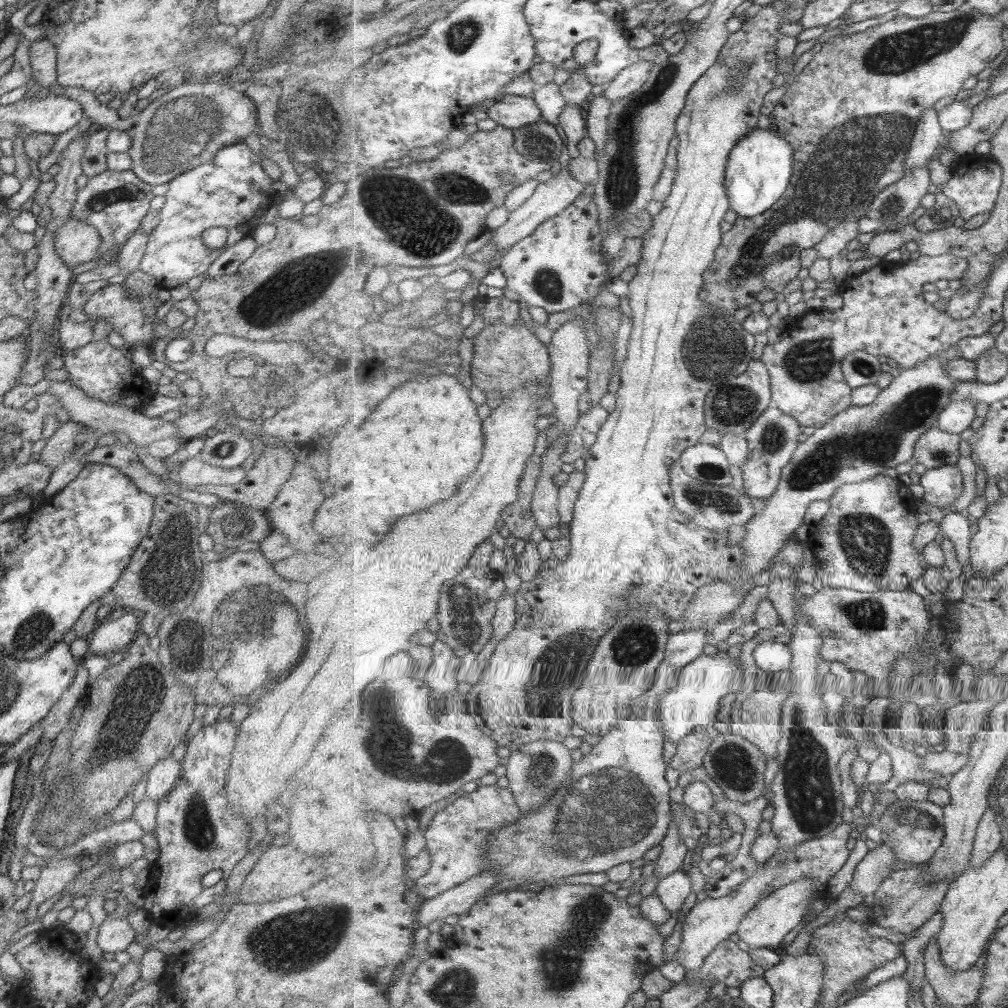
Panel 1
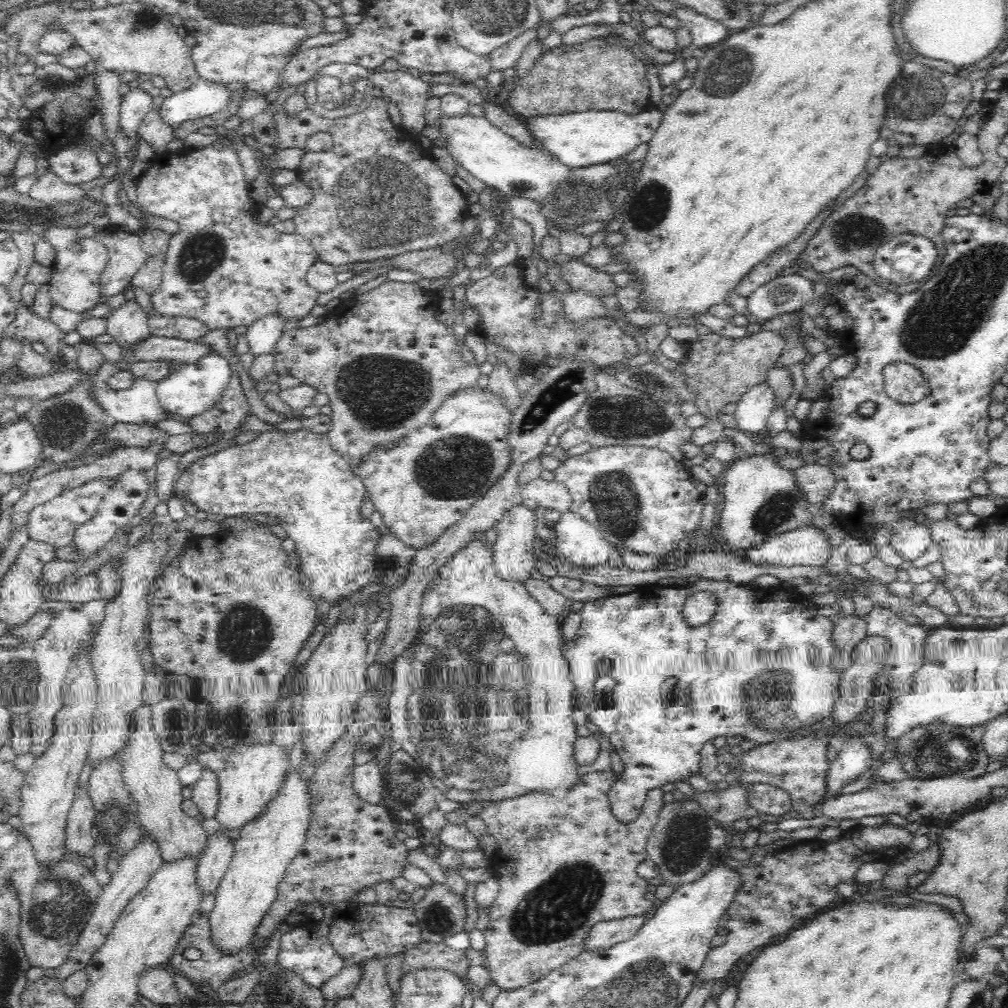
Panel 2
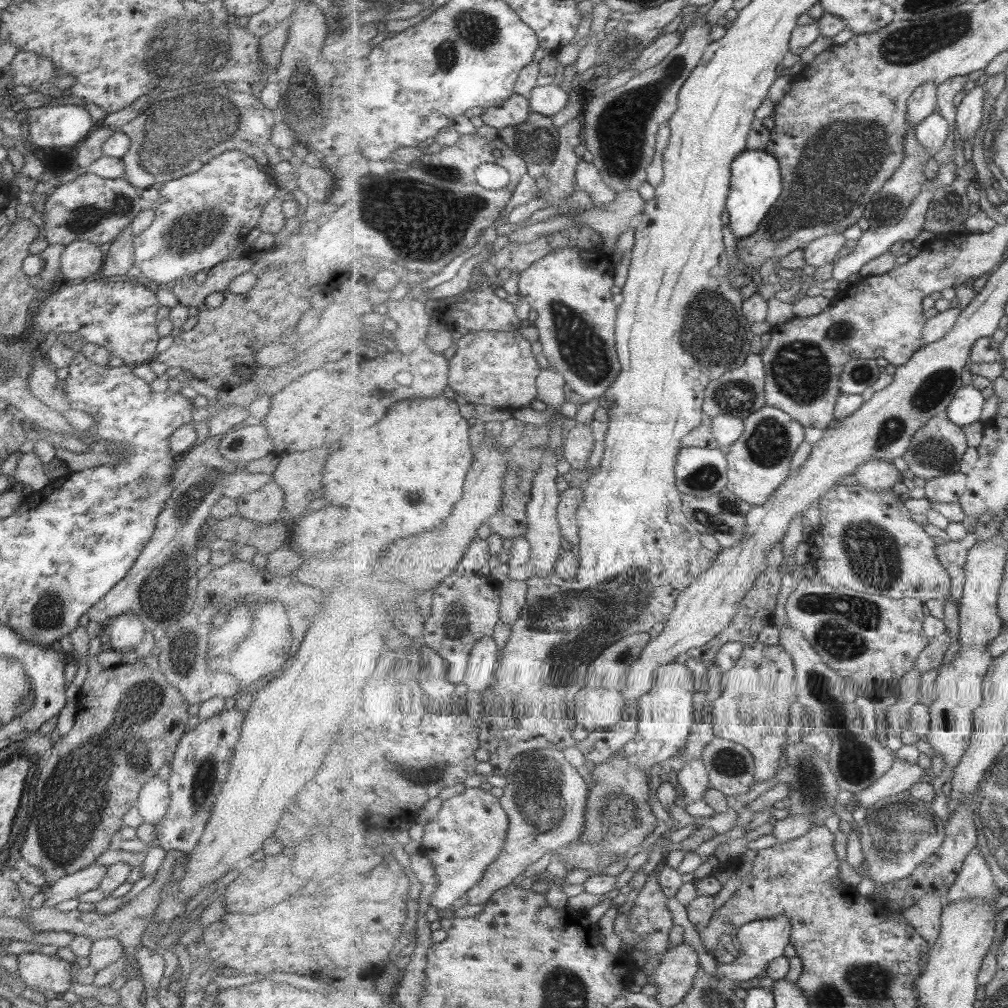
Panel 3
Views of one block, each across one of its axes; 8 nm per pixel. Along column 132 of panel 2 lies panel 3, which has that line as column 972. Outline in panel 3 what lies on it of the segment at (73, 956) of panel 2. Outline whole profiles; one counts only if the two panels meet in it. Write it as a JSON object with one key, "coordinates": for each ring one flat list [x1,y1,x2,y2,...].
{"coordinates":[[977,846,968,852,964,867,944,899,944,904,949,906,973,897,997,899,1001,894,1003,892,996,885,992,868,983,856,981,847]]}

